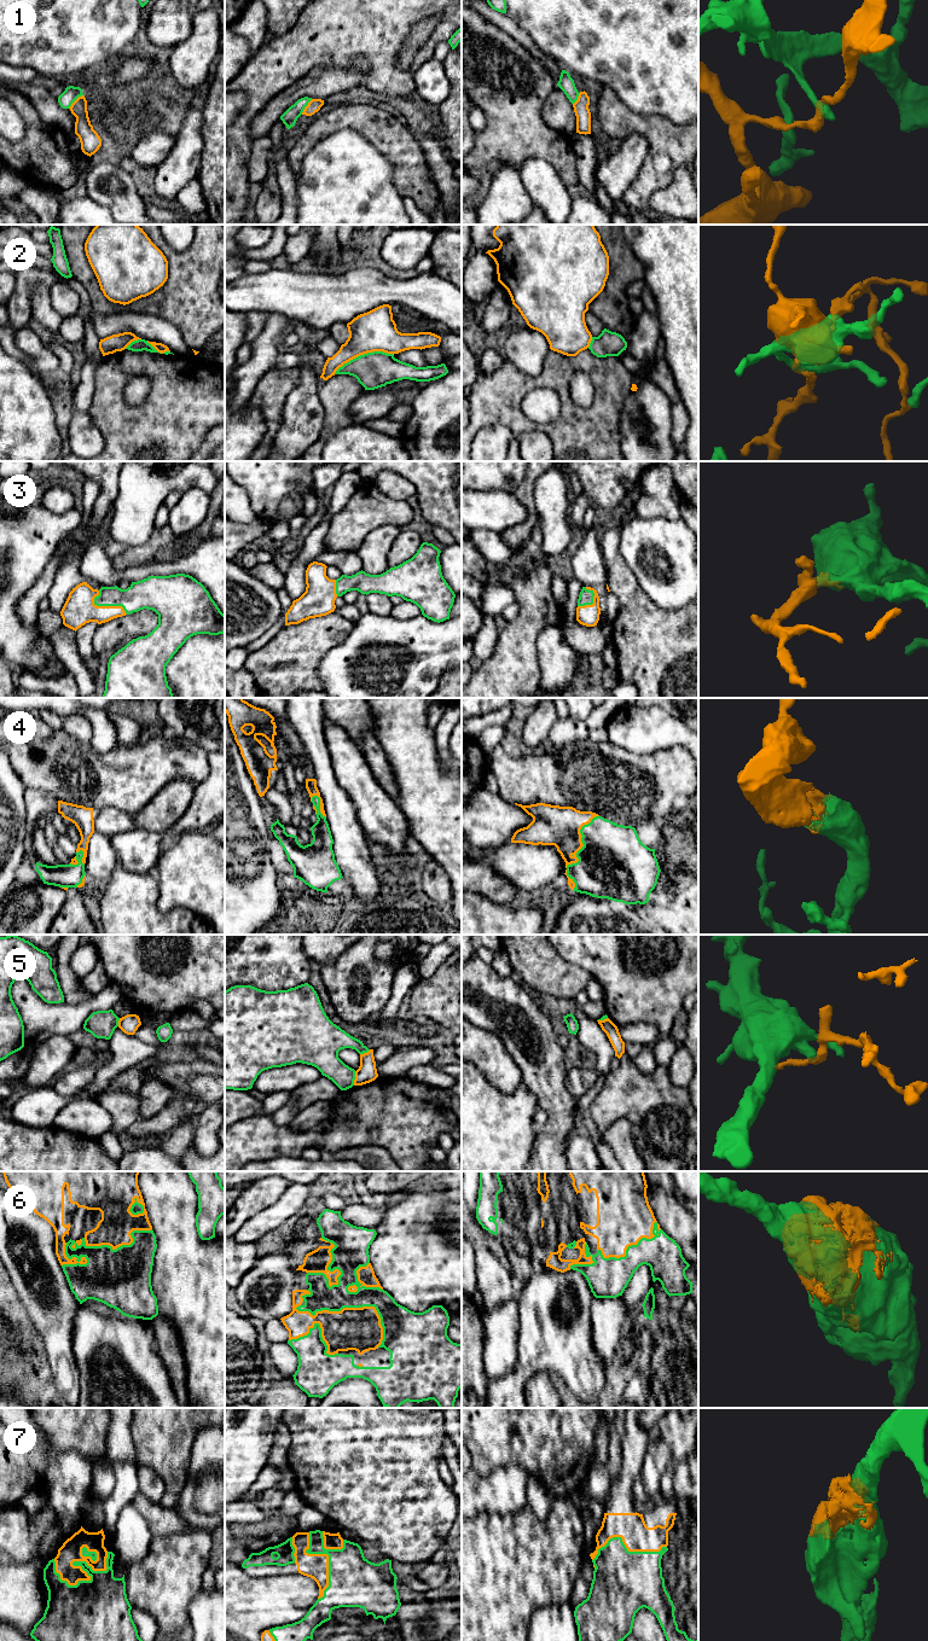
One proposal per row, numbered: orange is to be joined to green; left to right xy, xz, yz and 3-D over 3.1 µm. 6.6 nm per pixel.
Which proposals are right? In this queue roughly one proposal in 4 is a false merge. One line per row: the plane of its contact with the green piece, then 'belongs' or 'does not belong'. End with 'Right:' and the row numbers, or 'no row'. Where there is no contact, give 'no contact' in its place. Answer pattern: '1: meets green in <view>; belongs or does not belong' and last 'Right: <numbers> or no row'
1: meets green in xy; does not belong
2: meets green in xz; does not belong
3: meets green in xy; belongs
4: meets green in yz; belongs
5: meets green in xz; does not belong
6: meets green in xz; belongs
7: meets green in xy; belongs
Right: 3, 4, 6, 7

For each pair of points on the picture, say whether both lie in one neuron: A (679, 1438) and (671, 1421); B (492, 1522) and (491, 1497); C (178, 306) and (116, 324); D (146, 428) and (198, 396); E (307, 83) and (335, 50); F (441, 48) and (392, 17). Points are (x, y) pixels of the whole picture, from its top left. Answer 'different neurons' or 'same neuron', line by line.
A: same neuron
B: different neurons
C: different neurons
D: same neuron
E: different neurons
F: different neurons

